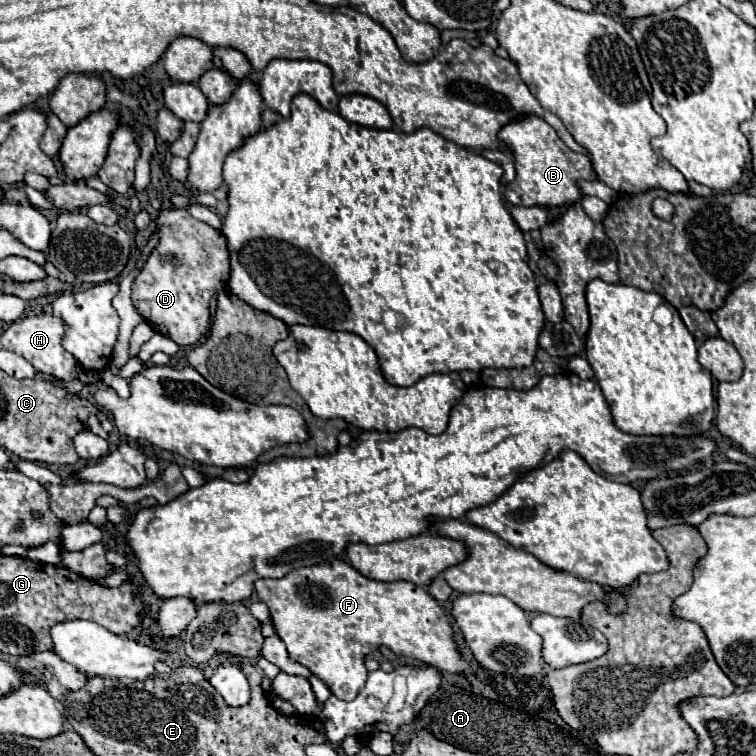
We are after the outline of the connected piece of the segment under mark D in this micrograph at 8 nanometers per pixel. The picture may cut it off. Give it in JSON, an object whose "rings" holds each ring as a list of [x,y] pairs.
{"rings":[[[187,209],[159,211],[153,233],[157,233],[159,243],[147,257],[145,267],[137,273],[137,279],[131,291],[133,307],[157,333],[173,339],[177,345],[181,347],[197,345],[201,337],[205,335],[209,321],[211,321],[209,301],[229,281],[229,253],[225,249],[227,245],[225,235],[221,231],[215,231],[213,227],[207,227],[207,223],[199,223],[197,219],[193,219]]]}

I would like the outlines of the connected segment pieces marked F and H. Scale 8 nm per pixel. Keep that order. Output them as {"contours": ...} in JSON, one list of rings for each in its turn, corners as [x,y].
{"contours":[[[[335,559],[325,565],[295,569],[283,579],[259,579],[255,591],[259,601],[267,603],[273,627],[285,641],[289,655],[317,675],[339,699],[355,699],[365,683],[365,677],[355,677],[361,675],[359,657],[381,645],[447,673],[469,669],[453,639],[447,611],[415,583],[373,581],[349,563]]],[[[49,313],[29,315],[11,323],[5,329],[5,333],[1,335],[1,347],[25,357],[37,371],[51,373],[63,381],[73,381],[81,373],[81,367],[79,367],[79,361],[69,351],[63,351],[63,335],[65,335],[63,319]]]]}

